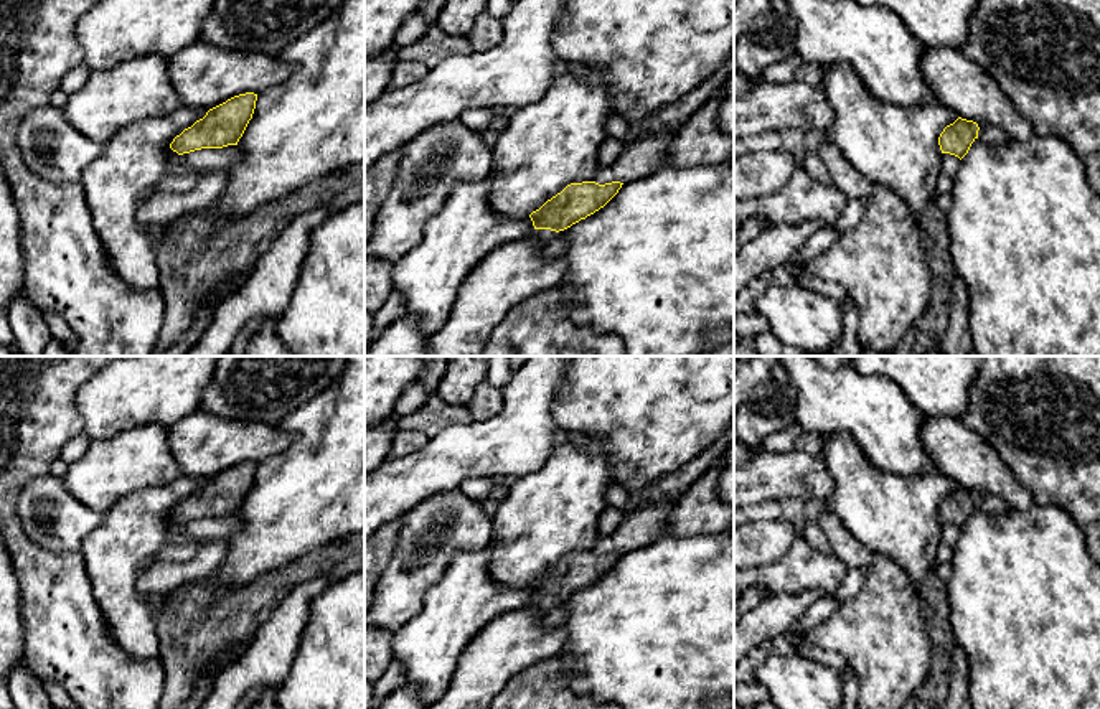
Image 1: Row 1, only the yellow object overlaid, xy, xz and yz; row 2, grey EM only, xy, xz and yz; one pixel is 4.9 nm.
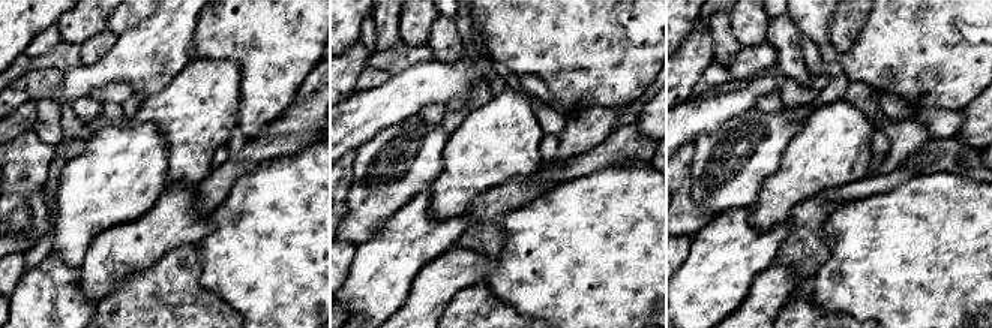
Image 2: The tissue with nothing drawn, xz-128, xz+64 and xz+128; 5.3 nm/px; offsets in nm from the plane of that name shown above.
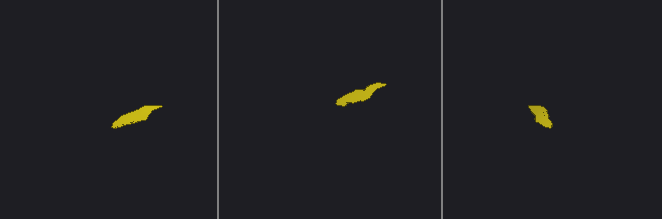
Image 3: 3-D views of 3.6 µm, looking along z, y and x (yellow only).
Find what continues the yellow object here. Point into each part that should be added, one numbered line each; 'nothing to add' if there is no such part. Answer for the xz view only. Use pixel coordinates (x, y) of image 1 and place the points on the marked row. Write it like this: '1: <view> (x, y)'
1: xz (645, 155)

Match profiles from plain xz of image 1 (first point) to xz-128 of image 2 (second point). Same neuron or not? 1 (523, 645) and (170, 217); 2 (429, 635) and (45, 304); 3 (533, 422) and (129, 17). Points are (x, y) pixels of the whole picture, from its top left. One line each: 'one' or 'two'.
1: one
2: two
3: two

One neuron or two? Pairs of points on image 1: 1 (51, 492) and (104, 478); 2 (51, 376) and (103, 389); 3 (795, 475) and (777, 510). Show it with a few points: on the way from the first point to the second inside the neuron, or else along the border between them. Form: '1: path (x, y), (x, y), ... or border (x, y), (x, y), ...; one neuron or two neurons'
1: border (61, 478), (63, 485), (79, 502), (96, 511); two neurons
2: border (98, 373), (79, 388), (75, 399), (83, 424); two neurons
3: border (803, 502), (779, 498), (751, 505); two neurons

